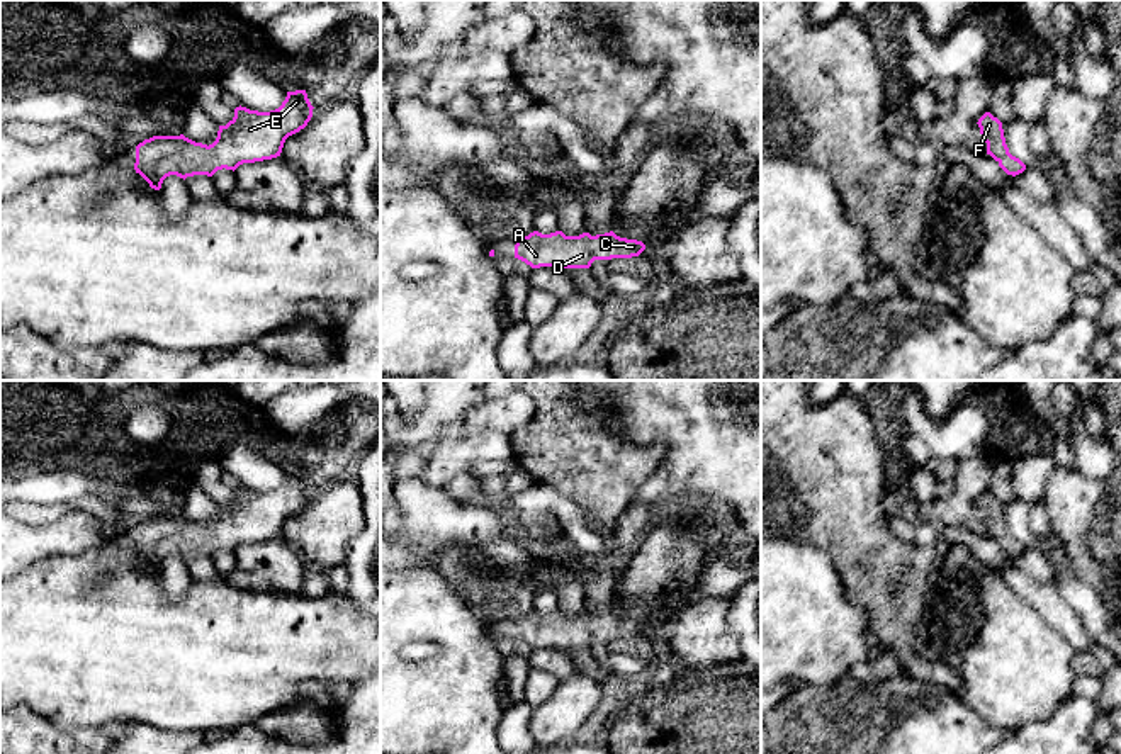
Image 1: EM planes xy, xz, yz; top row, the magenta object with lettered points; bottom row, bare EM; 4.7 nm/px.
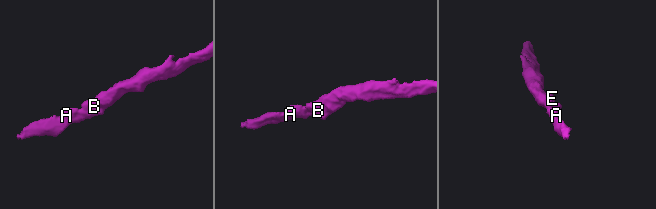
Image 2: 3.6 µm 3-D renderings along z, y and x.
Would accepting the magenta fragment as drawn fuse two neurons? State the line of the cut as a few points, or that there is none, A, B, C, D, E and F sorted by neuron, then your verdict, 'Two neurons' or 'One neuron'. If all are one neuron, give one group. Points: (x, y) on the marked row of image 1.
No split. Groups: A B C D E F. One neuron

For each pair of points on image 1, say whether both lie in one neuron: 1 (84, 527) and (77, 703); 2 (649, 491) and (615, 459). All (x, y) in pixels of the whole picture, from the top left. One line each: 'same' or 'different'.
1: different
2: different

